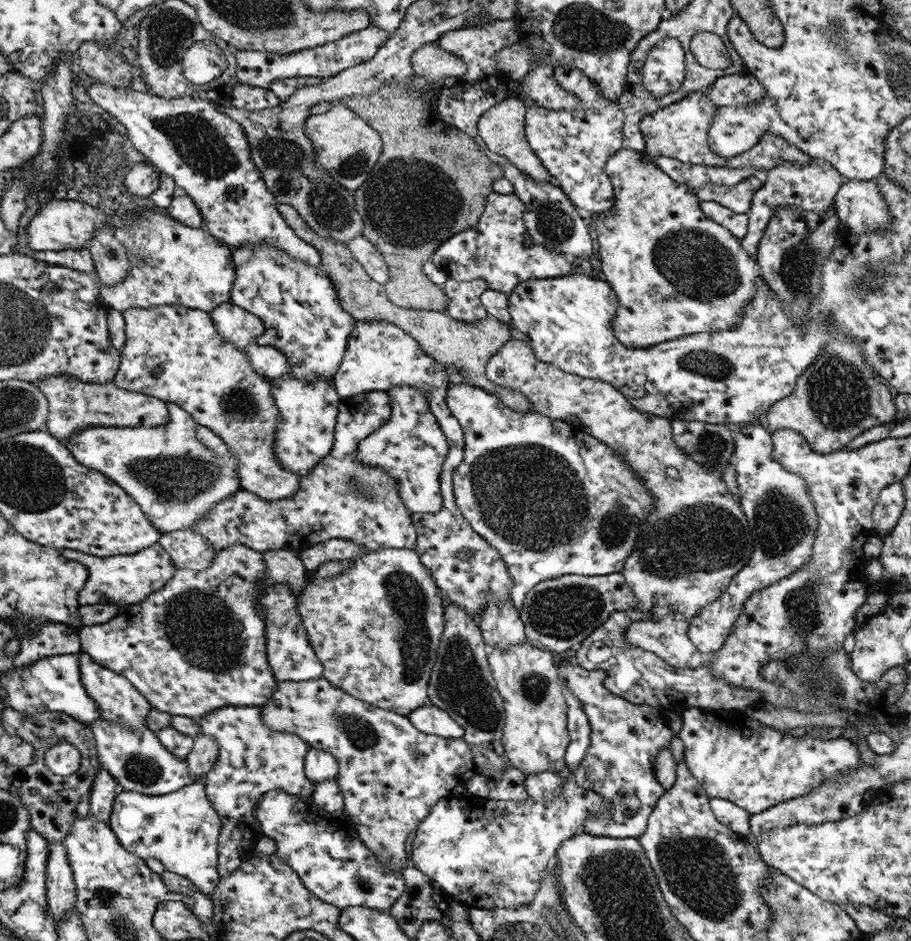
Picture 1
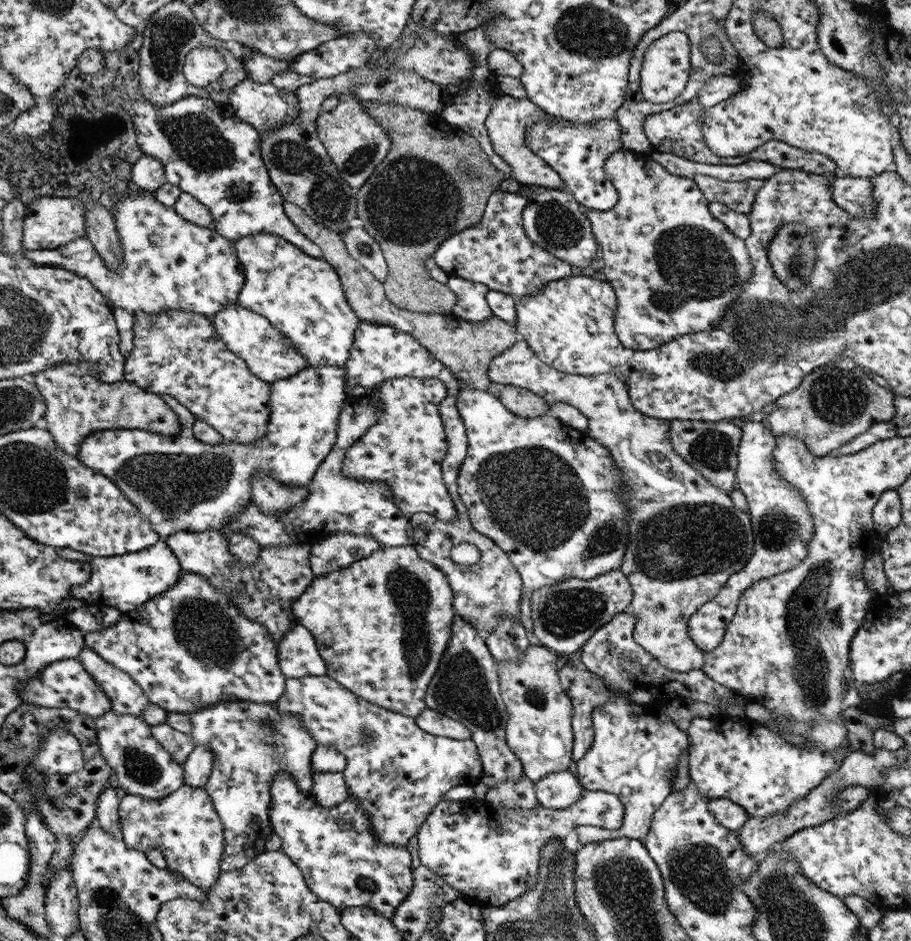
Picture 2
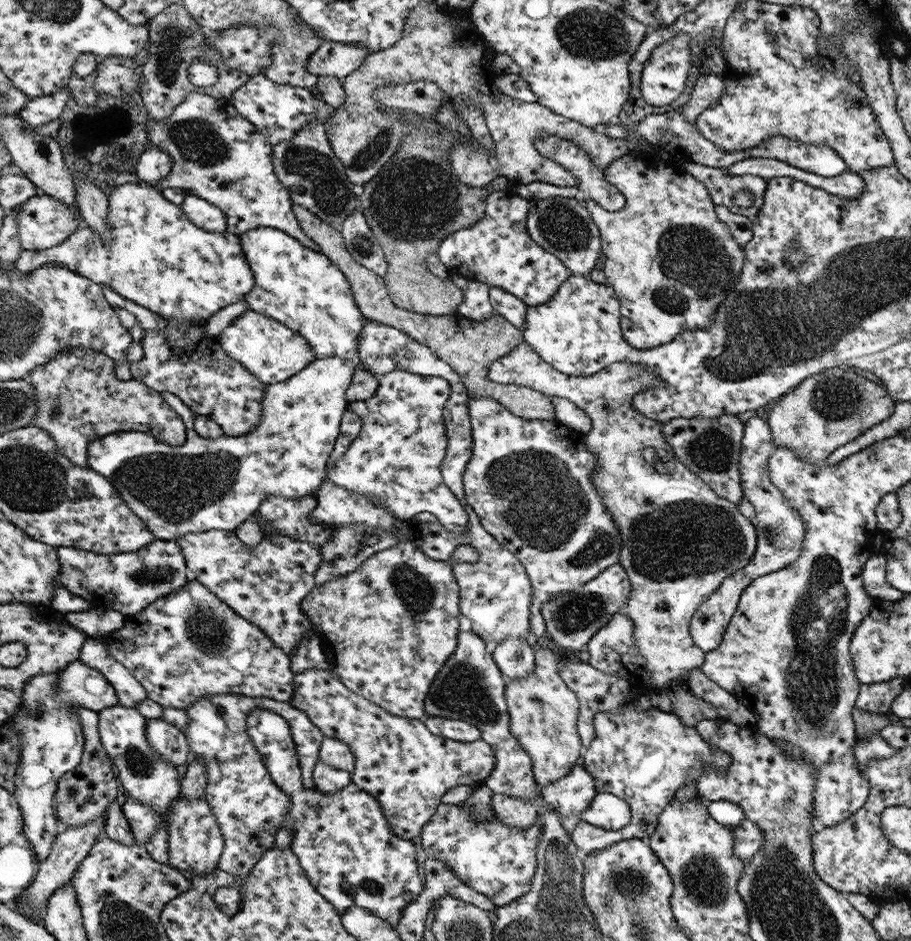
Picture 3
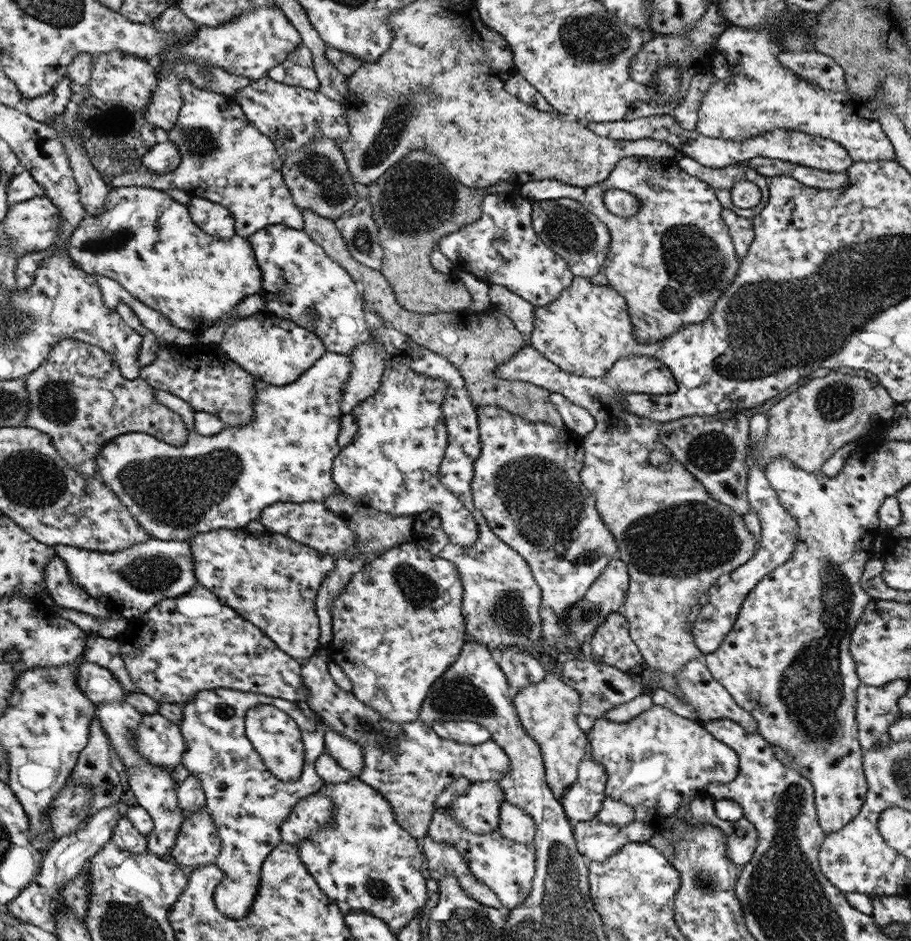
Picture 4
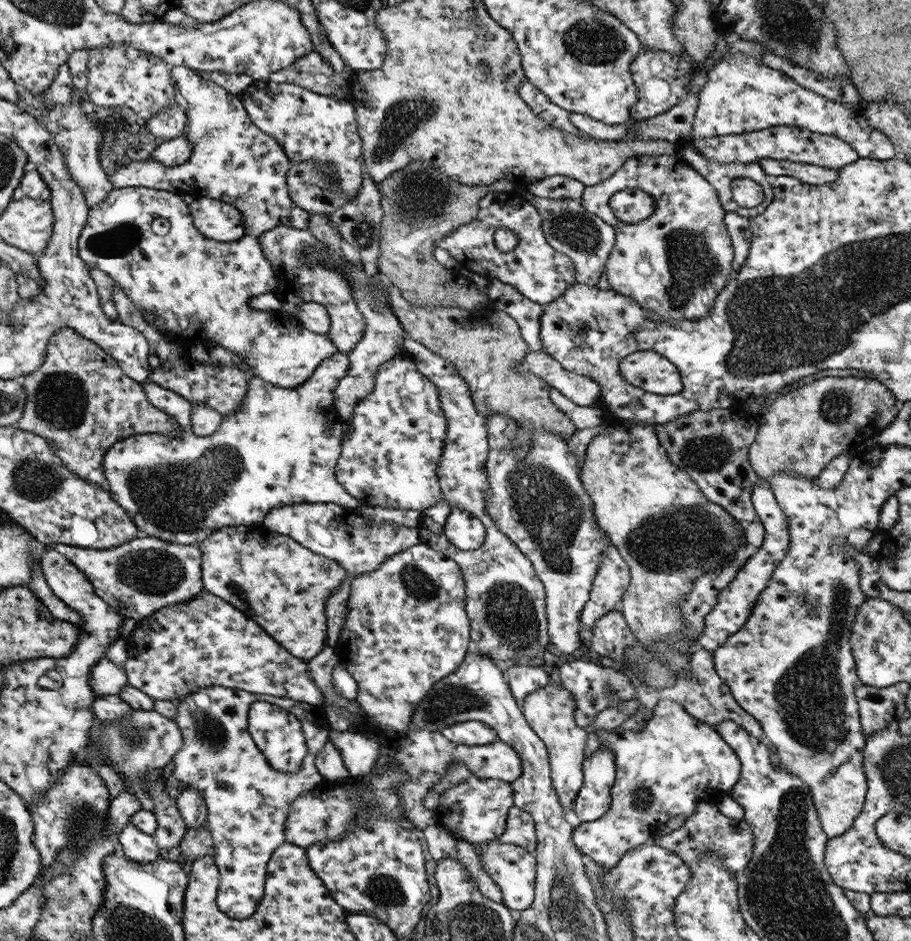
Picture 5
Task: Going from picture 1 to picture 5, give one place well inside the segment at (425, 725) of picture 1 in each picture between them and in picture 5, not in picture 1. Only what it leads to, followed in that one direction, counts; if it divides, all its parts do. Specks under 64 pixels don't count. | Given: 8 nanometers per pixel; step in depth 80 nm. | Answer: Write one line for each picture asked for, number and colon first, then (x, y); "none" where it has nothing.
2: (433, 722)
3: (459, 730)
4: (465, 732)
5: (472, 732)

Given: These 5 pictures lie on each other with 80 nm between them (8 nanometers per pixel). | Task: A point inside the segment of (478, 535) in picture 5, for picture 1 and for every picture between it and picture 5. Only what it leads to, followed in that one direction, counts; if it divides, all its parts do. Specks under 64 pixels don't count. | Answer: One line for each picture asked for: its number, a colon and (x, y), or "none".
1: (411, 446)
2: (405, 448)
3: (395, 462)
4: (393, 465)

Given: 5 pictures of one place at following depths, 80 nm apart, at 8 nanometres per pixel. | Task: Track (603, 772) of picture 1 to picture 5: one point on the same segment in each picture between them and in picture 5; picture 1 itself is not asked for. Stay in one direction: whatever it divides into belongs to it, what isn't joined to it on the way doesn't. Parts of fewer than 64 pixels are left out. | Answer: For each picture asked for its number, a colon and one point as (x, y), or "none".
2: (634, 755)
3: (641, 755)
4: (656, 761)
5: (674, 762)

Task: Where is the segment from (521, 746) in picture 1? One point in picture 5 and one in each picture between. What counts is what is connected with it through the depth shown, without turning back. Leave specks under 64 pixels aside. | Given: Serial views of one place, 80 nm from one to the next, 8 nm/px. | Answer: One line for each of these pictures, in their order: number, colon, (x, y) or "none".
2: (540, 726)
3: (544, 709)
4: (548, 709)
5: (551, 711)

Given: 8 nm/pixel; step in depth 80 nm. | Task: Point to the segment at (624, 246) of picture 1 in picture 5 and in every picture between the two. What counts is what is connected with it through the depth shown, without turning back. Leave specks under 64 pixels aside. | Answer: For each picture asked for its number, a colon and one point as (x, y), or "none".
2: (676, 268)
3: (671, 259)
4: (672, 261)
5: (676, 262)

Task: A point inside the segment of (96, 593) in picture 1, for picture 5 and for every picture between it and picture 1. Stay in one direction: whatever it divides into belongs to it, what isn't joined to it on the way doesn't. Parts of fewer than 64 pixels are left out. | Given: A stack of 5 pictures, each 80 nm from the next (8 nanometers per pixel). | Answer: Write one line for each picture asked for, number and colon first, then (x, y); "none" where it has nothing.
2: (127, 582)
3: (129, 582)
4: (130, 582)
5: (141, 576)

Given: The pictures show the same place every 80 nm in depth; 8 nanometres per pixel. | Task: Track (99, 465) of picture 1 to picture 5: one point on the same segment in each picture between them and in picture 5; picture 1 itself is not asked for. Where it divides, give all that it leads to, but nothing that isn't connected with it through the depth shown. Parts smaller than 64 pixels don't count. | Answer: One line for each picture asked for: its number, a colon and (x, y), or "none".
2: (179, 483)
3: (203, 485)
4: (176, 492)
5: (281, 447)

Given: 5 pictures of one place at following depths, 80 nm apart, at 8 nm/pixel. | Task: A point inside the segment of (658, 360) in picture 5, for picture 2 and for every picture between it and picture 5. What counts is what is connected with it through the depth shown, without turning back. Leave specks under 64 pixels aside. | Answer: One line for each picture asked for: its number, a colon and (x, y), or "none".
2: (686, 538)
3: (679, 540)
4: (679, 543)

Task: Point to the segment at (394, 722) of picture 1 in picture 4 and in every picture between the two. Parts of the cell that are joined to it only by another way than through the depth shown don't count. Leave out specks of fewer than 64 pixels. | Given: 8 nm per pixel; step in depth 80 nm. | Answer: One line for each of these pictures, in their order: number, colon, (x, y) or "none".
2: (398, 772)
3: (399, 762)
4: (410, 765)

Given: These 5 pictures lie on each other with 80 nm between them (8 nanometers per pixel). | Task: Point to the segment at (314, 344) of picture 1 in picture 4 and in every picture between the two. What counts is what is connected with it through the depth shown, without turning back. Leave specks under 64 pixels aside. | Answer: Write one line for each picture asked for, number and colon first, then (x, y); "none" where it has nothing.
2: (302, 296)
3: (302, 288)
4: (298, 275)

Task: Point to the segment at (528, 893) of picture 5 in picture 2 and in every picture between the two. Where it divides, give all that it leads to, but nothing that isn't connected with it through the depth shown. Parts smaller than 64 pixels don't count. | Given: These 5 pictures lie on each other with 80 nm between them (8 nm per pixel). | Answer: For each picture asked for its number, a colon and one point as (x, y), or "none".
2: (491, 855)
3: (498, 861)
4: (507, 867)

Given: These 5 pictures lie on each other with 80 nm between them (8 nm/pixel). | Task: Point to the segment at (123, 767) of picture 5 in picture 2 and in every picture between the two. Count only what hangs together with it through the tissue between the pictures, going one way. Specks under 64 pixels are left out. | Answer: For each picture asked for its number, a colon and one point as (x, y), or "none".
2: (180, 745)
3: (168, 740)
4: (159, 740)

